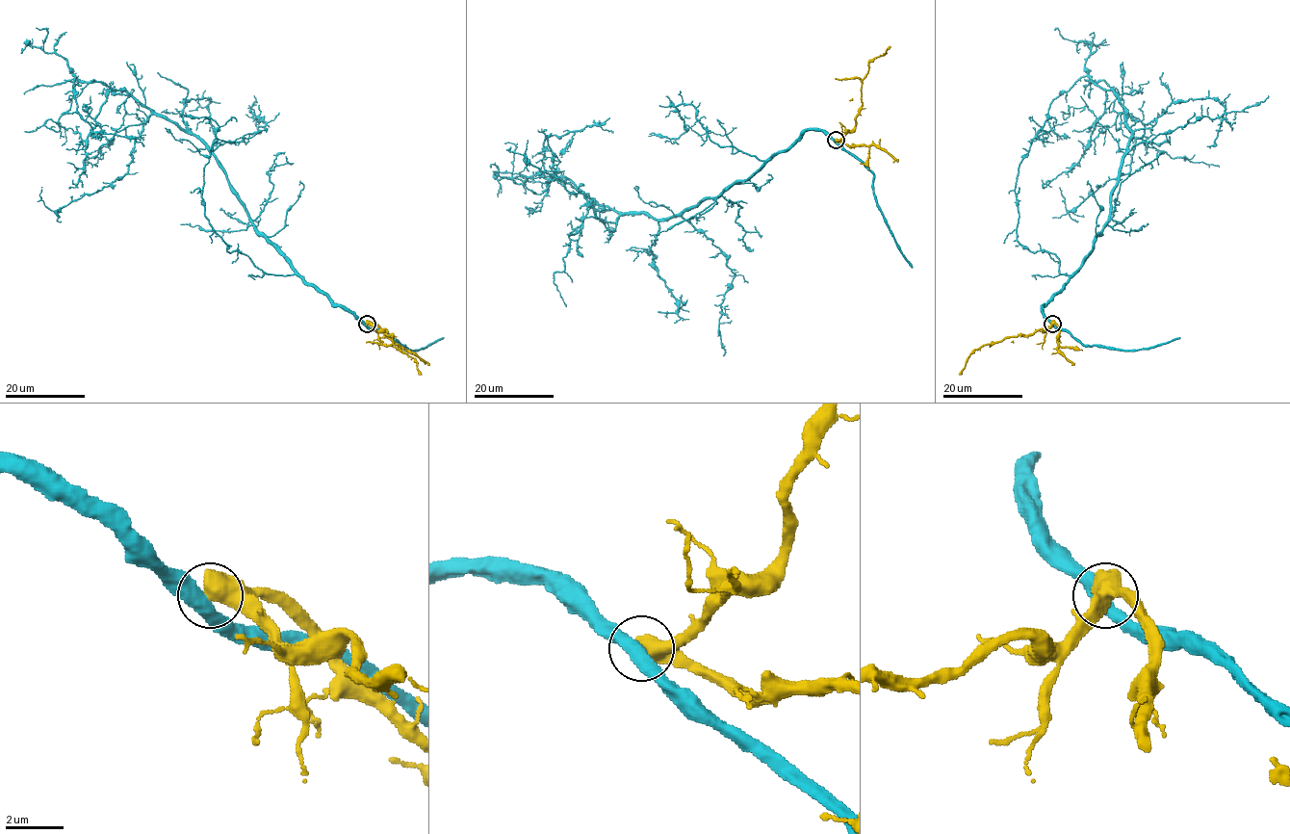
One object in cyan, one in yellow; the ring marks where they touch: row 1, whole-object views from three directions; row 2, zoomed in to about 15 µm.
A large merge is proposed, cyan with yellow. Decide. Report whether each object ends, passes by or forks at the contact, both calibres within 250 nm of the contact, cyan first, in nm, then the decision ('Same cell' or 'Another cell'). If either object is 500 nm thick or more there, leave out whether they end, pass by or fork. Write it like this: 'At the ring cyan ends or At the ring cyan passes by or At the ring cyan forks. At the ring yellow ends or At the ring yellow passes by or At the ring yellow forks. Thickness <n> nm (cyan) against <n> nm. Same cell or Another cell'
Thickness 460 nm (cyan) against 750 nm. Another cell

